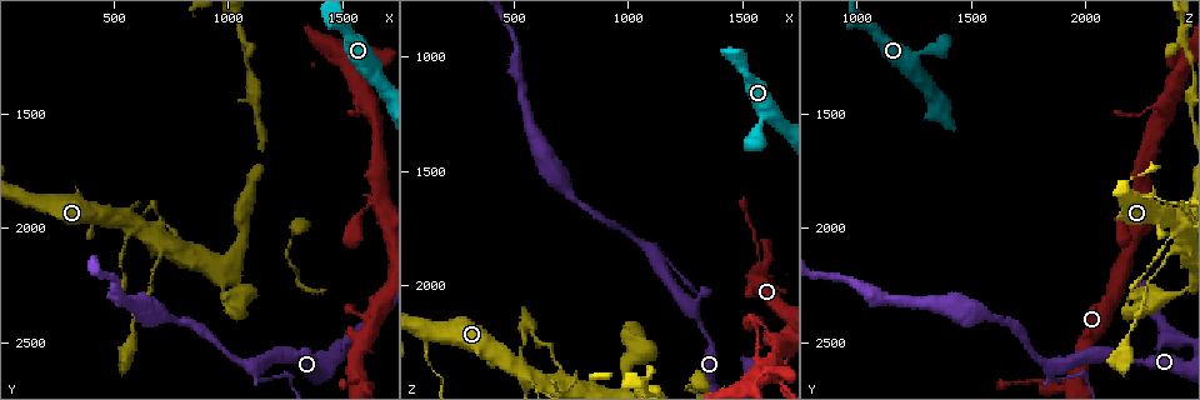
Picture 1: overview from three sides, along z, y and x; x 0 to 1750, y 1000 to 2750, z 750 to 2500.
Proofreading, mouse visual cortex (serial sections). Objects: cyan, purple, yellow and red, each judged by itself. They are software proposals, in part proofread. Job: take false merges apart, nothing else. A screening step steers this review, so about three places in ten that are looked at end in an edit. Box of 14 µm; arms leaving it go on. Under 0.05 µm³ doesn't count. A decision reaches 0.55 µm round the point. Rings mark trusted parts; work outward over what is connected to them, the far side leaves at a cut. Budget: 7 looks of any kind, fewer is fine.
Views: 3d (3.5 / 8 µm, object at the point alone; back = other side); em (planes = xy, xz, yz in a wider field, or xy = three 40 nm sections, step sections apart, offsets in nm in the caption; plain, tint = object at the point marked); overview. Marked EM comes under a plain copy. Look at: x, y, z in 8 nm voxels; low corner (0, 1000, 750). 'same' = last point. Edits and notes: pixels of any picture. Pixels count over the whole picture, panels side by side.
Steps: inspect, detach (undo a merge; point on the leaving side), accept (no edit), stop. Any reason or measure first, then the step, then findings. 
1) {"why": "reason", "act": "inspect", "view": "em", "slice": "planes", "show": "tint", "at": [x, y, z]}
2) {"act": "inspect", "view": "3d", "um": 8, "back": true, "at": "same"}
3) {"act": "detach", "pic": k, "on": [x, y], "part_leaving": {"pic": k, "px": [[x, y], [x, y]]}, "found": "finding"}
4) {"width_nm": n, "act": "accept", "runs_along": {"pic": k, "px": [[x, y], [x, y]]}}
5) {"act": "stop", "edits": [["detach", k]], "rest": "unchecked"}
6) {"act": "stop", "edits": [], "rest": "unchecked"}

{"why": "arms part here", "act": "inspect", "view": "3d", "um": 8, "at": [1470, 1100, 1010]}

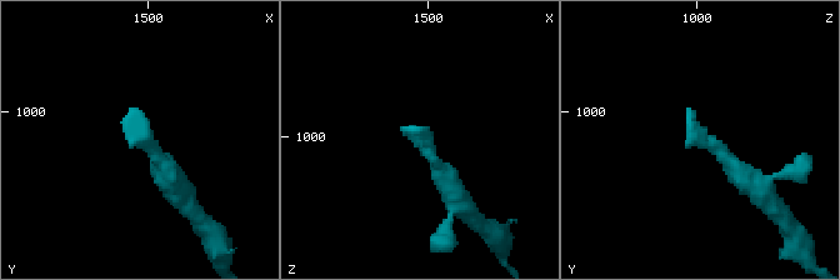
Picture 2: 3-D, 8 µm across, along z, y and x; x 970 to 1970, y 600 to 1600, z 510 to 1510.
{"act": "inspect", "view": "3d", "um": 3.5, "at": [1450, 1120, 1020]}

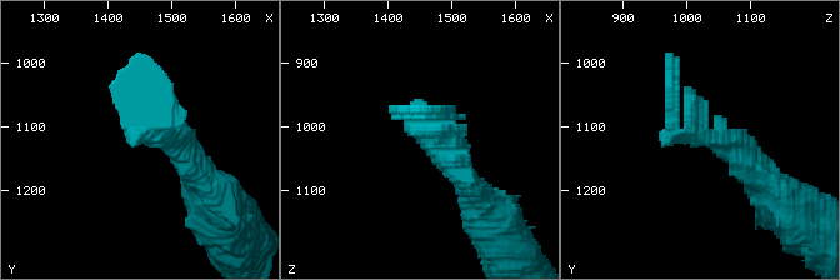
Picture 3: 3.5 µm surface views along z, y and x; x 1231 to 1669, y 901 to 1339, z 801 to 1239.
{"act": "inspect", "view": "em", "slice": "xy", "step": 5, "show": "tint", "at": [1460, 1110, 1005]}

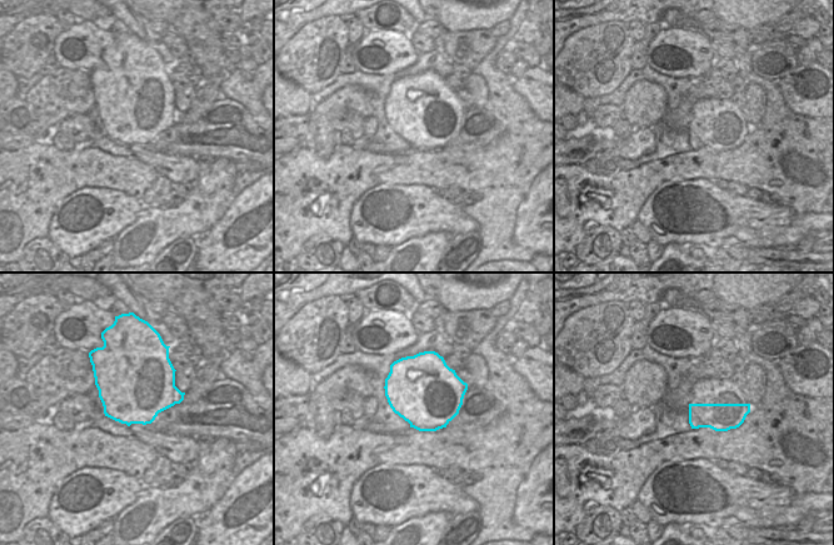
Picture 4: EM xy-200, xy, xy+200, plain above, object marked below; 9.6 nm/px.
{"act": "accept", "runs_along": {"pic": 3, "px": [[746, 164], [675, 134], [673, 73]]}, "found": "one cell here"}

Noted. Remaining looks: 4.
{"why": "a fork", "act": "inspect", "view": "3d", "um": 3.5, "at": [1110, 2600, 1850]}

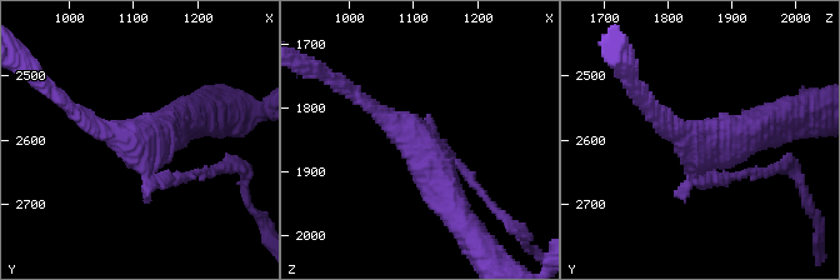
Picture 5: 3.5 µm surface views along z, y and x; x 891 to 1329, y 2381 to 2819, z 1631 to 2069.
{"act": "inspect", "view": "em", "slice": "xy", "step": 5, "show": "tint", "at": [1110, 2600, 1855]}

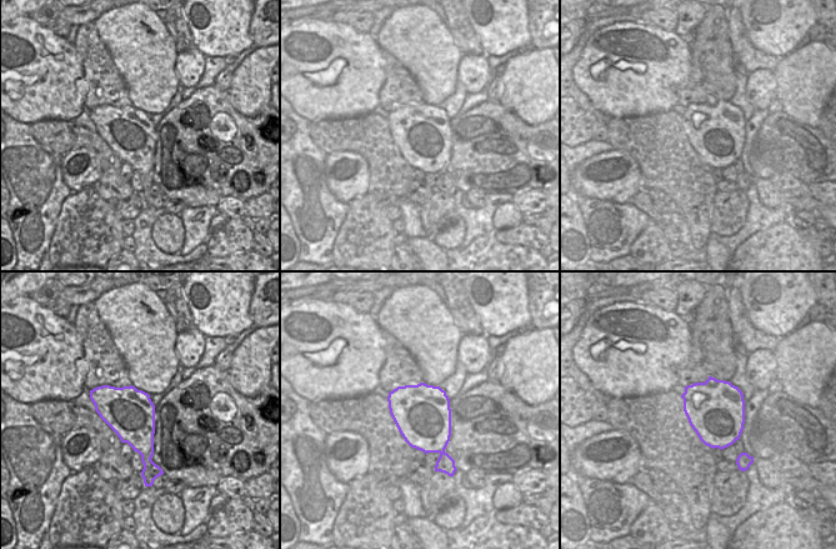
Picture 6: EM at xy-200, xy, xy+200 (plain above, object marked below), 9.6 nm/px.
{"act": "inspect", "view": "em", "slice": "xy", "step": 3, "show": "tint", "at": "same"}

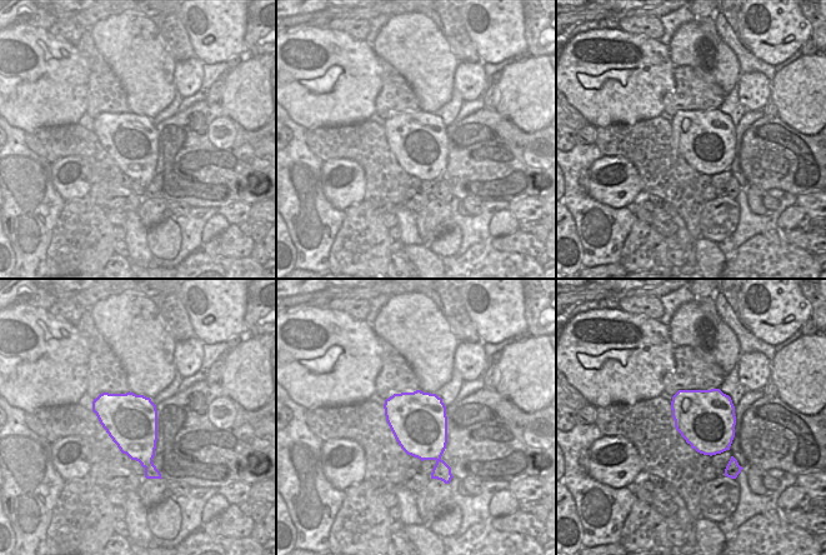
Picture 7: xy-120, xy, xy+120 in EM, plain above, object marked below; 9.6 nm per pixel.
{"act": "accept", "runs_along": {"pic": 5, "px": [[464, 224], [425, 150], [368, 103]]}, "found": "continuous, no second cell"}

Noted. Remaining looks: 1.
{"act": "stop", "edits": [], "rest": "unchecked"}

